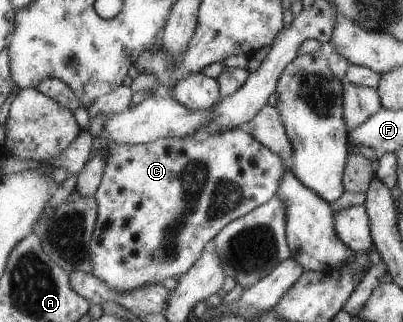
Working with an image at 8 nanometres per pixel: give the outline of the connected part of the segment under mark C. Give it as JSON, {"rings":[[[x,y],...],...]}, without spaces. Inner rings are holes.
{"rings":[[[246,127],[228,129],[224,131],[224,133],[216,133],[216,135],[209,135],[205,132],[200,132],[199,134],[194,134],[192,136],[187,136],[184,138],[160,138],[156,141],[144,143],[142,145],[136,144],[124,144],[124,143],[116,143],[116,141],[108,141],[108,139],[102,139],[102,137],[93,137],[94,138],[94,152],[92,153],[92,157],[94,157],[94,153],[98,153],[101,149],[106,149],[106,161],[108,161],[108,165],[106,165],[106,171],[104,171],[104,177],[98,191],[96,192],[96,201],[98,201],[98,221],[97,227],[95,229],[95,235],[91,241],[91,251],[92,251],[92,261],[94,261],[94,270],[93,273],[96,277],[99,277],[104,281],[104,283],[108,283],[110,287],[114,287],[114,289],[118,289],[118,291],[132,291],[132,289],[138,289],[139,287],[144,287],[144,285],[150,284],[160,284],[164,279],[168,279],[168,277],[173,277],[175,279],[181,278],[183,275],[186,275],[194,264],[203,256],[203,251],[206,247],[209,246],[210,243],[213,242],[213,239],[226,227],[228,224],[231,224],[232,221],[242,217],[243,215],[249,214],[253,209],[259,208],[261,205],[268,203],[276,194],[279,193],[280,185],[282,185],[282,180],[284,177],[284,173],[286,173],[286,169],[289,167],[288,162],[283,158],[278,157],[276,153],[274,153],[271,149],[268,149],[268,146],[262,145],[256,137],[254,137],[251,132]]]}

